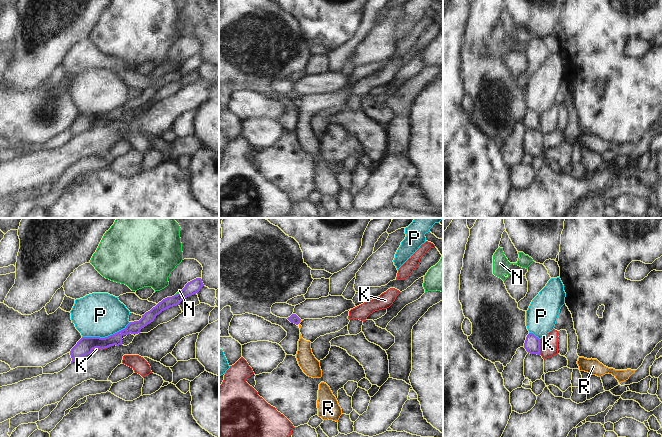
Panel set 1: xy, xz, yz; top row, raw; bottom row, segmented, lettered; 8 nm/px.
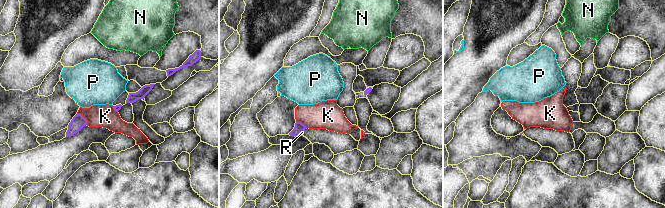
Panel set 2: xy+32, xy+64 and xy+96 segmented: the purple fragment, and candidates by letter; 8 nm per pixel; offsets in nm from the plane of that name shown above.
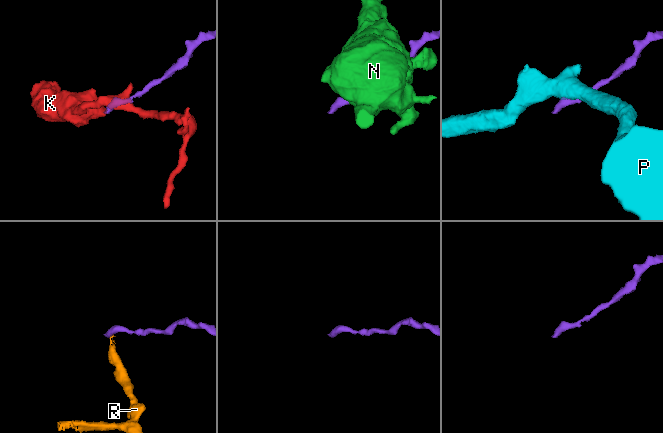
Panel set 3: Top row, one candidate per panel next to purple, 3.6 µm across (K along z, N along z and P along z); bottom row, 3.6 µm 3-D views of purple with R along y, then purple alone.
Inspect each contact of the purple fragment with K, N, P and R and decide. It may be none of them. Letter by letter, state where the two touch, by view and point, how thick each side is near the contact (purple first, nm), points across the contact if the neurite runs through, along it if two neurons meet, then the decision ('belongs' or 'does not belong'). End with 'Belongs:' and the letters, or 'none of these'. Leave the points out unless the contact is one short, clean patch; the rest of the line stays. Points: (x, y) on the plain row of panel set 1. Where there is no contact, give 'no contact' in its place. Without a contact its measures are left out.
K: meets purple in yz at (539, 123); 130 nm thick on the purple side, 140 nm on the other; border along yz (539, 115), (540, 130); does not belong
N: meets purple in xy at (179, 68); 110 nm thick on the purple side, 20 nm on the other; does not belong
P: meets purple in xy at (106, 113); 140 nm thick on the purple side, 360 nm on the other; border along xy (130, 98), (124, 104), (104, 113), (82, 113); does not belong
R: meets purple in xz at (300, 96); 70 nm thick on the purple side, 20 nm on the other; border along xz (301, 96), (299, 98); does not belong
Belongs: none of these

